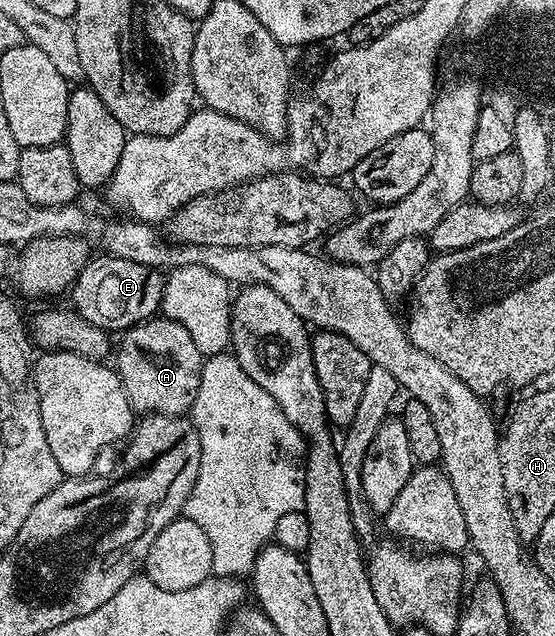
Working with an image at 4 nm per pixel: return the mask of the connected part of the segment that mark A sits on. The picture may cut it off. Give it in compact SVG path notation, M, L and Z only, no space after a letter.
M152 317L122 332L114 352L114 370L123 382L132 411L143 415L186 416L201 385L203 356L184 325L164 317Z

